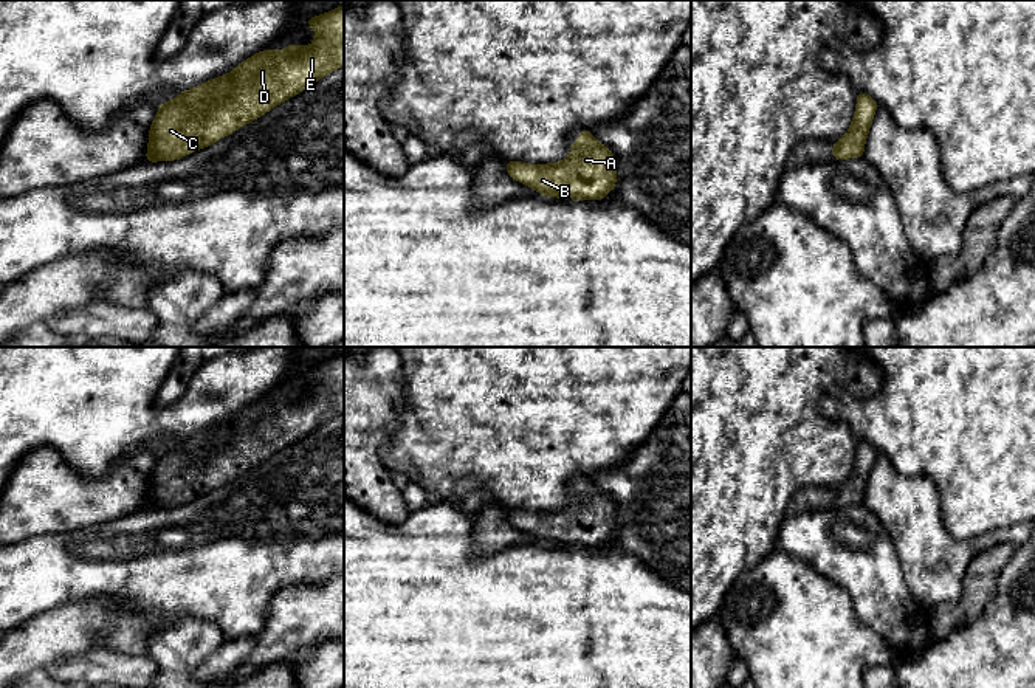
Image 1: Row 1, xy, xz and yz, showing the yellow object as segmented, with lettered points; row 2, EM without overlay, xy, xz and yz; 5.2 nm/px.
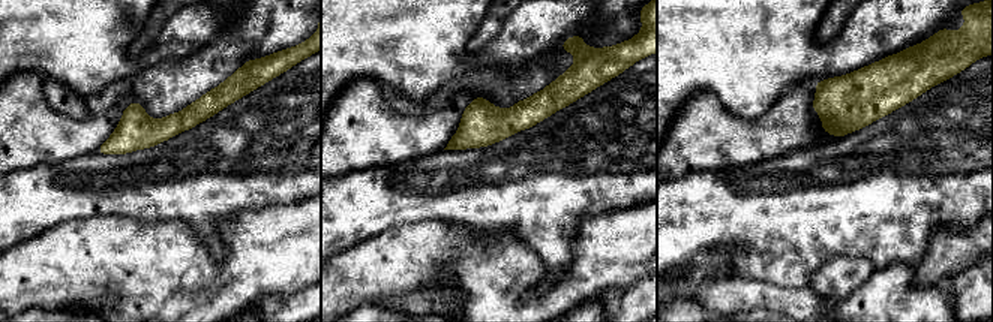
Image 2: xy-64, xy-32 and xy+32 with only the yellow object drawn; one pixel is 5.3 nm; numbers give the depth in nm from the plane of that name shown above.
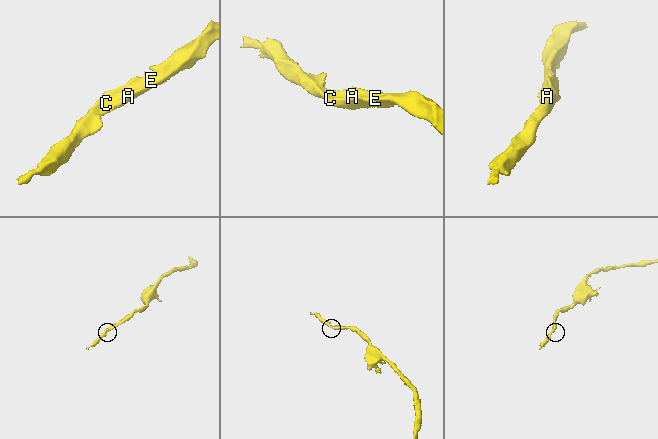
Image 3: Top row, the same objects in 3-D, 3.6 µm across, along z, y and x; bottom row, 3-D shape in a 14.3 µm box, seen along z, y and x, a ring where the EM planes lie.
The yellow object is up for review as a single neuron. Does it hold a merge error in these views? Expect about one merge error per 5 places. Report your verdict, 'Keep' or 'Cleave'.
Keep

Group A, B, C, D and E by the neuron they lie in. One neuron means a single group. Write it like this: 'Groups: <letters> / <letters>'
Groups: A B C D E

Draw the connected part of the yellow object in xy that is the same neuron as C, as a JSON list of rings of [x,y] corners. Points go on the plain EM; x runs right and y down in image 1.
[[[344,352],[305,367],[316,377],[307,395],[263,397],[225,423],[160,451],[146,510],[172,508],[236,479],[344,414]]]

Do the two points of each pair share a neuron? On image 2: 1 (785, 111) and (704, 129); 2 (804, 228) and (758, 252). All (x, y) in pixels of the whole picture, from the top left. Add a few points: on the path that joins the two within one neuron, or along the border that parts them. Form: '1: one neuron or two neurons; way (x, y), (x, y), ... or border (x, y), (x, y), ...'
1: one neuron; way (765, 129), (723, 129)
2: one neuron; way (792, 228), (770, 250)

